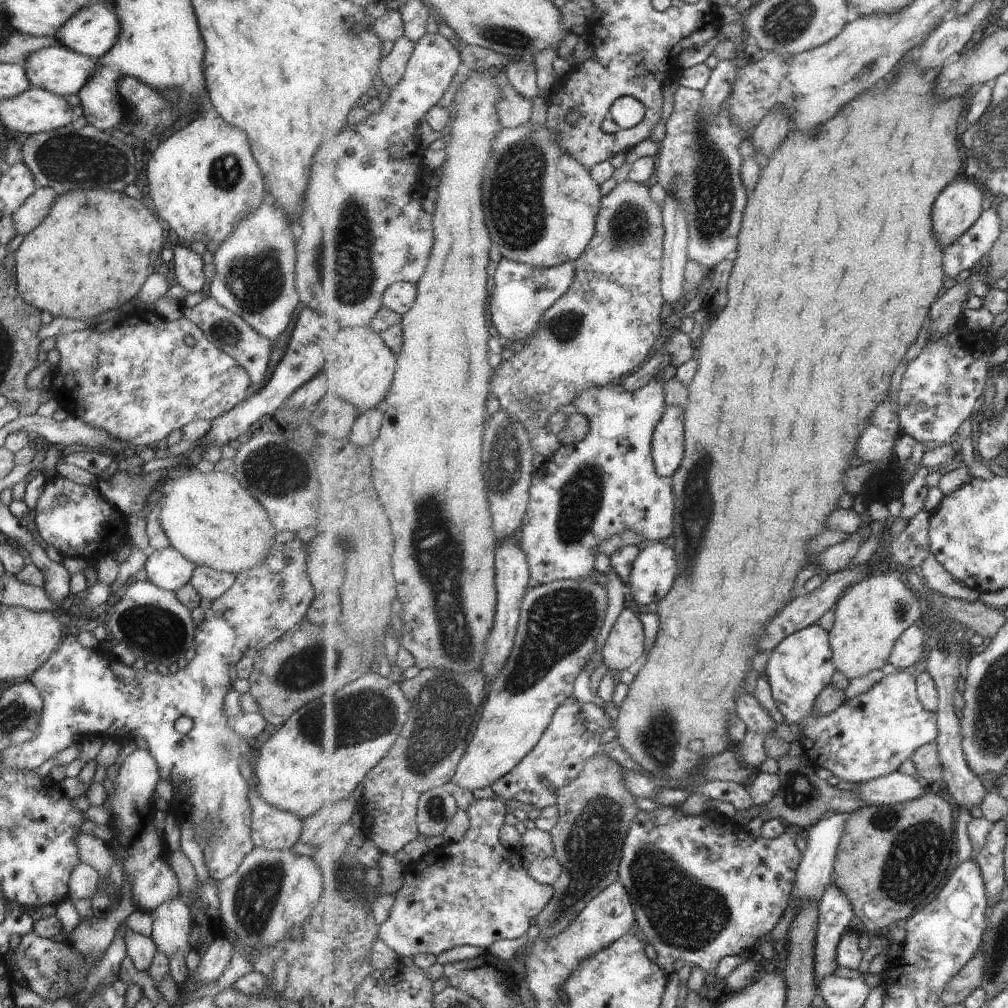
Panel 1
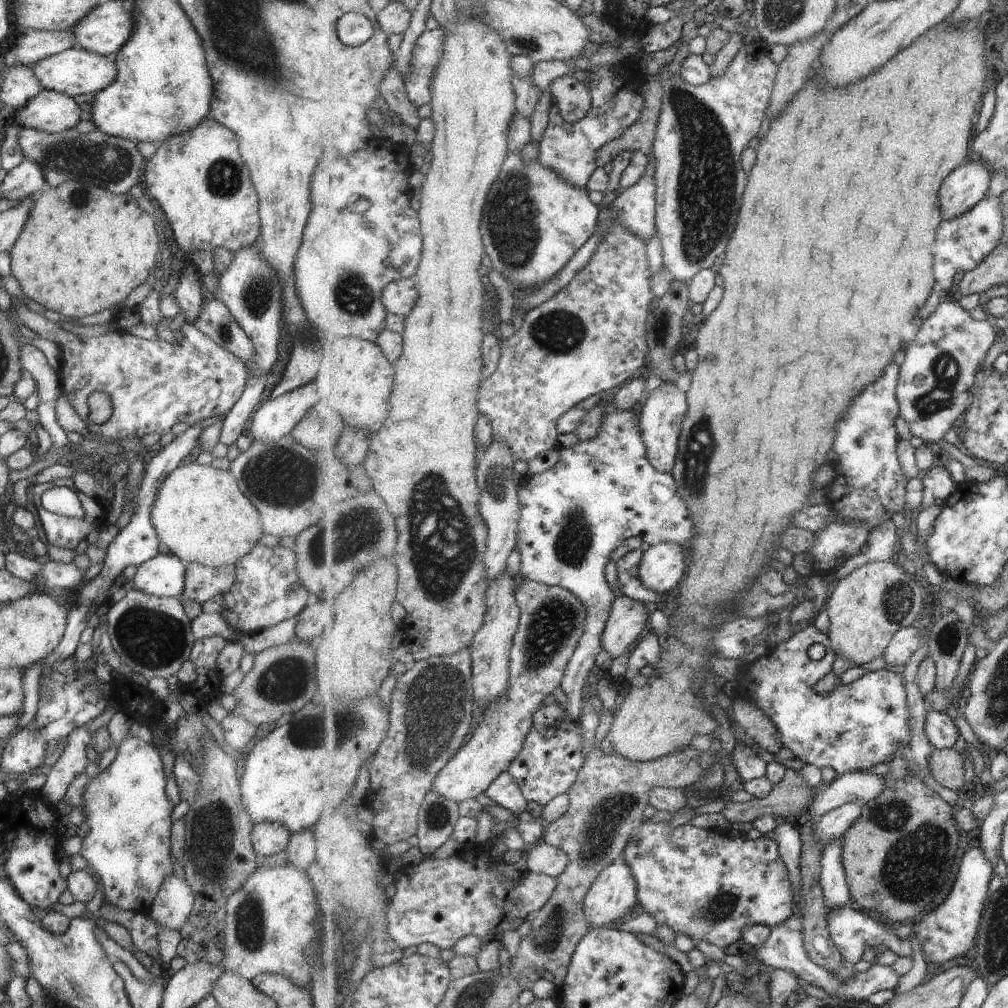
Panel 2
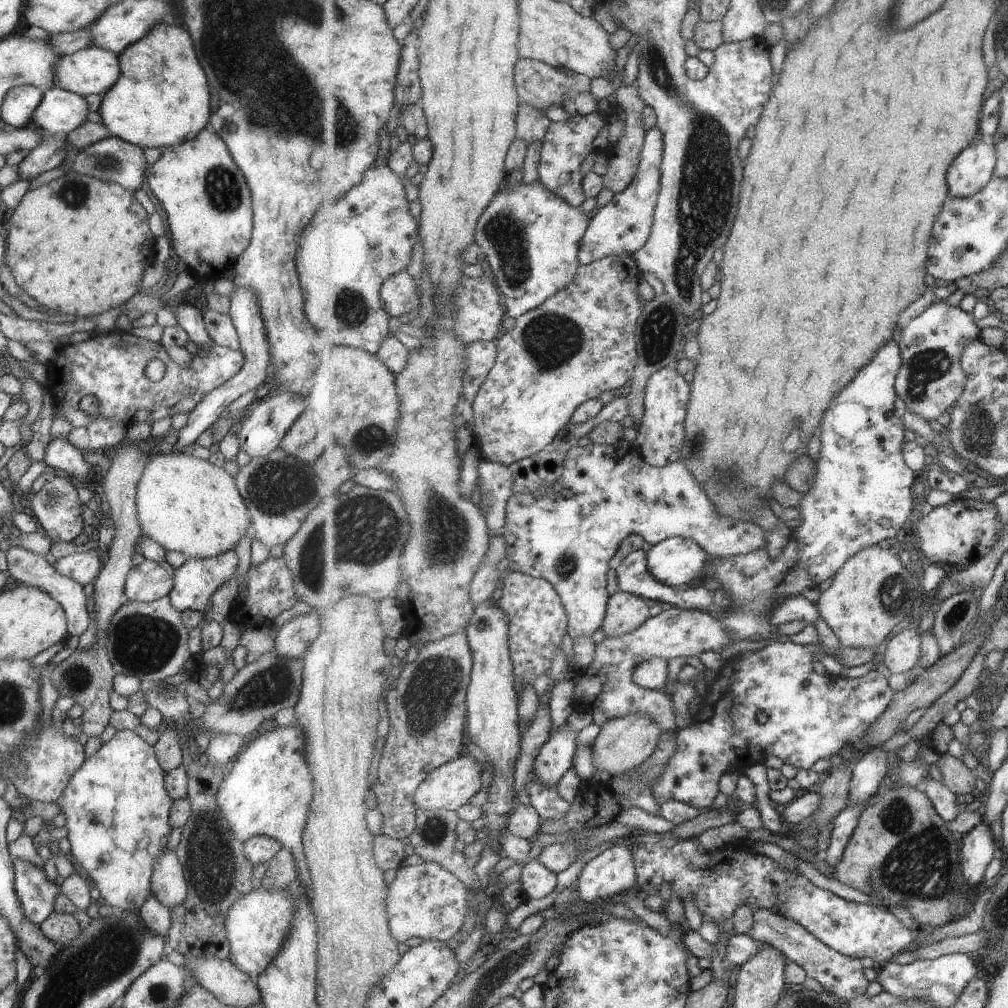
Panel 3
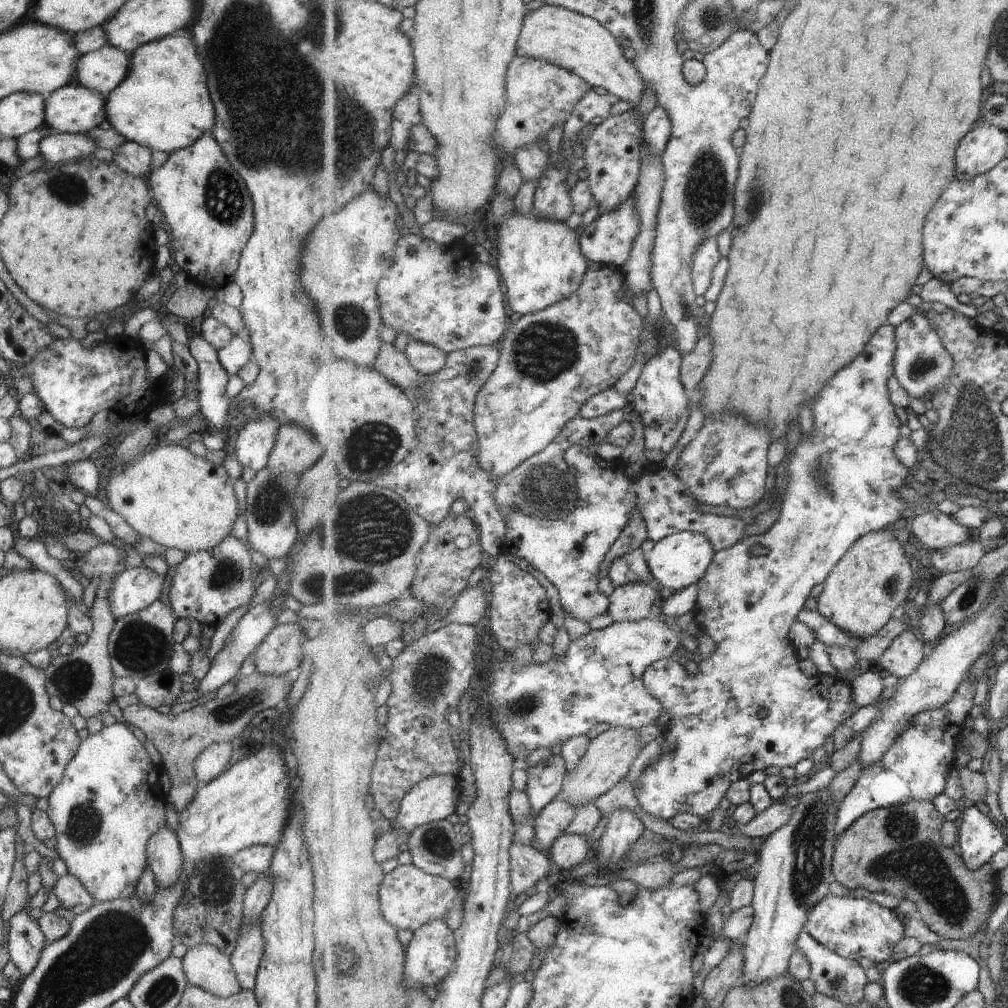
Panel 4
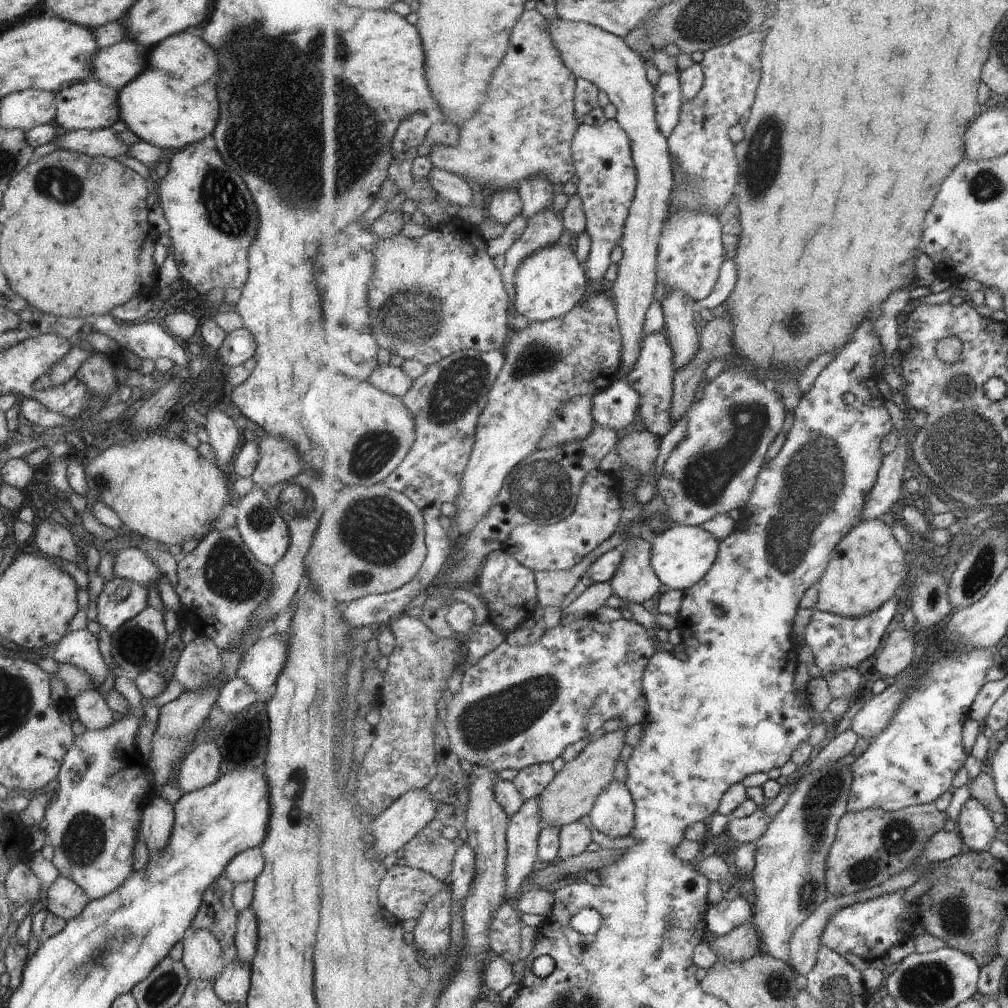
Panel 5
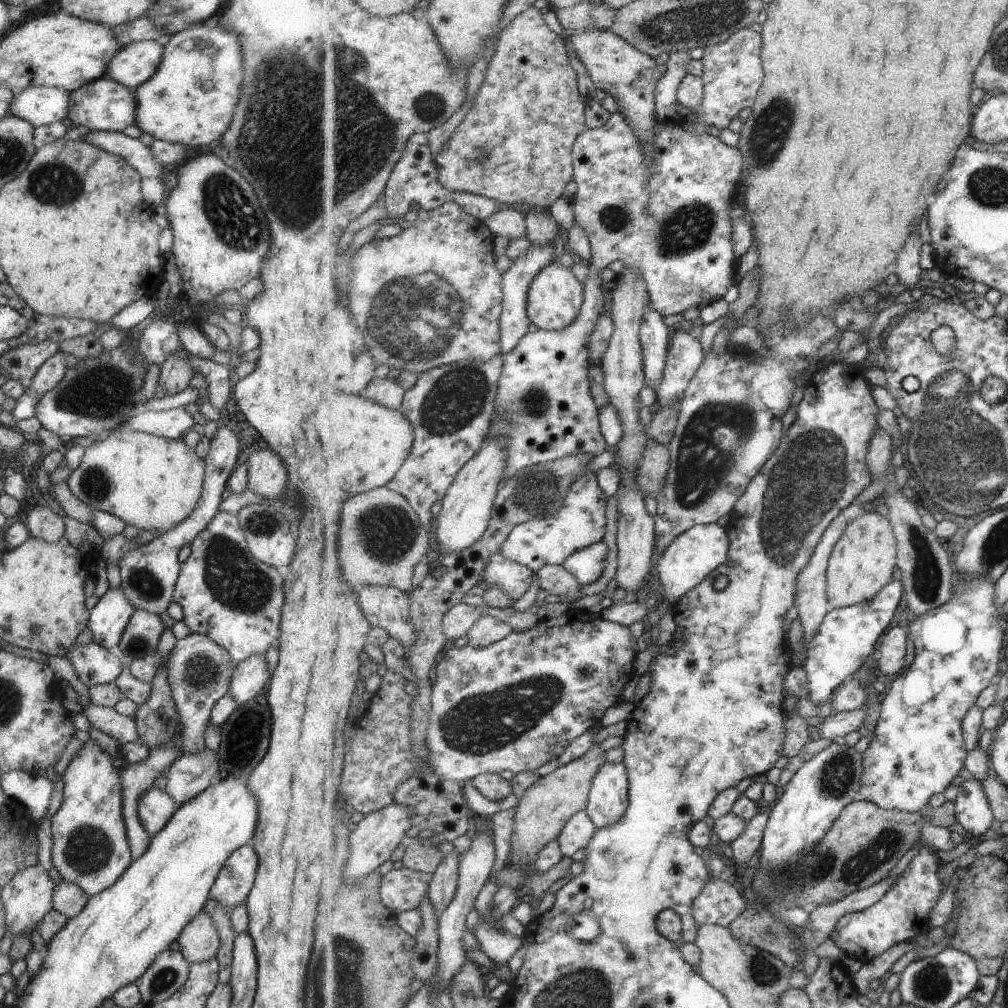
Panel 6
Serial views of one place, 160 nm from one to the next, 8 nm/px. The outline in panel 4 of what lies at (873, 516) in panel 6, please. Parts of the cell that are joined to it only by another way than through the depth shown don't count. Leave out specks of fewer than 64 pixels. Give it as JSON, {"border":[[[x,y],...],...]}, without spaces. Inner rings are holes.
{"border":[[[883,529],[866,534],[850,548],[824,582],[824,589],[818,598],[816,610],[851,637],[866,639],[877,635],[891,619],[899,614],[902,604],[910,600],[914,592],[911,586],[914,570],[911,568],[909,559],[904,546],[901,546],[899,532]]]}

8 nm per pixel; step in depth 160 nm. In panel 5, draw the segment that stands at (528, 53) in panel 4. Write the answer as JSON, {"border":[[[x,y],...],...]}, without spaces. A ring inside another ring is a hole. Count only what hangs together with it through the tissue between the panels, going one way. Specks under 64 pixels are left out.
{"border":[[[557,16],[552,21],[547,21],[548,33],[554,40],[556,47],[564,63],[582,79],[587,79],[596,84],[603,90],[609,101],[616,107],[616,119],[630,136],[634,163],[637,172],[637,187],[635,188],[634,202],[630,208],[630,215],[626,222],[626,230],[622,236],[620,244],[624,248],[624,257],[618,266],[618,277],[613,284],[614,302],[618,308],[618,319],[624,340],[624,350],[622,351],[622,362],[620,363],[620,378],[625,378],[633,370],[639,360],[642,351],[642,341],[647,332],[644,324],[646,314],[654,303],[658,290],[658,252],[662,232],[666,228],[666,219],[671,210],[670,200],[674,191],[675,172],[672,168],[674,162],[671,158],[670,145],[668,138],[659,130],[656,121],[656,104],[654,94],[656,91],[655,82],[648,79],[648,72],[643,68],[643,58],[631,49],[626,43],[625,36],[618,36],[604,31],[594,24],[565,20]]]}

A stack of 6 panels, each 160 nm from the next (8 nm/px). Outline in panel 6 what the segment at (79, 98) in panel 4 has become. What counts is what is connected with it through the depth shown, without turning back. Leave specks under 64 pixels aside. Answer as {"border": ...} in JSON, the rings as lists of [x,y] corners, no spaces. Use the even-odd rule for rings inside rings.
{"border":[[[106,74],[95,80],[87,81],[87,84],[79,85],[79,88],[68,92],[67,97],[68,119],[73,124],[81,124],[90,131],[121,131],[125,126],[134,122],[135,99],[133,90],[116,83]]]}

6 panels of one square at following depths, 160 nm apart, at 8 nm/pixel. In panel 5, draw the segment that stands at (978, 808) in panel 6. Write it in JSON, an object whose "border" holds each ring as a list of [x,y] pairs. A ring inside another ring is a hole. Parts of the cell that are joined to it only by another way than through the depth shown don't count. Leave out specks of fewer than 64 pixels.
{"border":[[[969,798],[958,816],[960,834],[966,849],[983,854],[995,838],[1003,837],[1003,830],[995,826],[990,810],[977,800]]]}

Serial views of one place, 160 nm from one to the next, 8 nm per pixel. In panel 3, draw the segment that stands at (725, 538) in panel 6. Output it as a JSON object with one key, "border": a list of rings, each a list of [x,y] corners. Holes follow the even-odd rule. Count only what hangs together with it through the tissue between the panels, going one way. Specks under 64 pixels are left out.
{"border":[[[671,537],[647,552],[649,572],[667,586],[694,585],[711,556],[694,540]]]}

